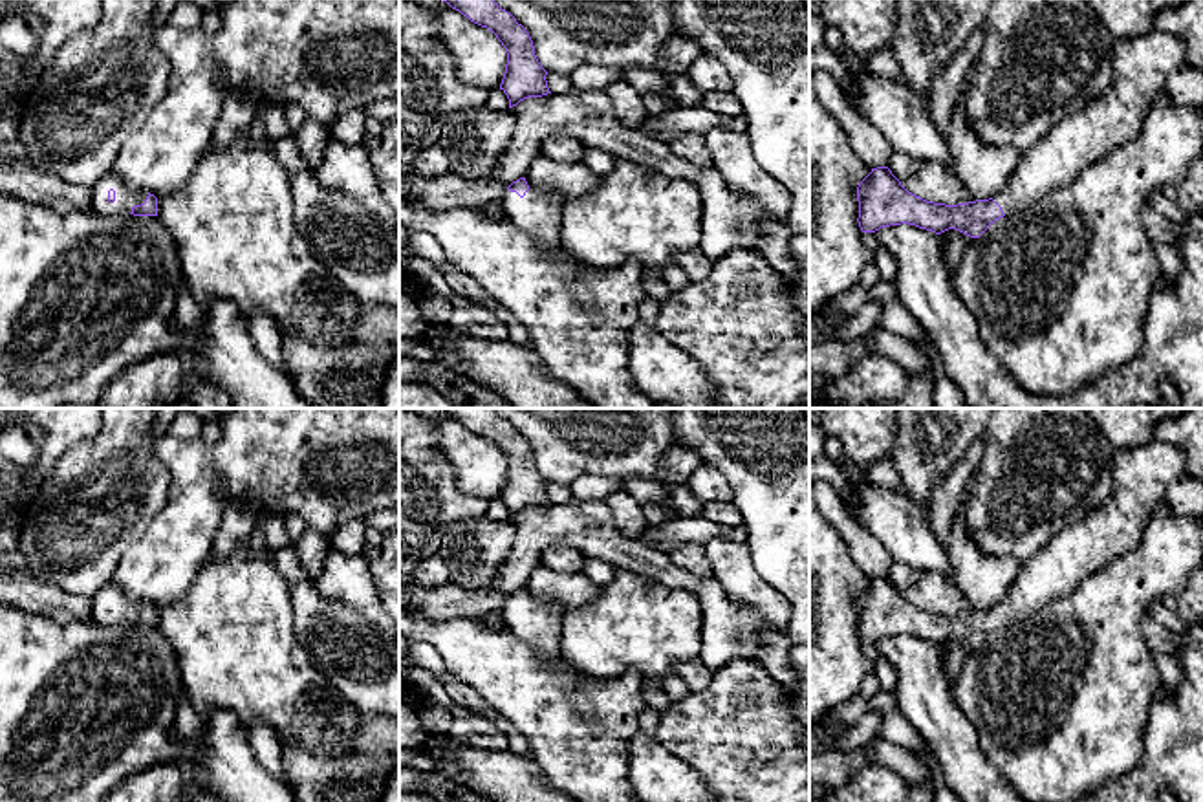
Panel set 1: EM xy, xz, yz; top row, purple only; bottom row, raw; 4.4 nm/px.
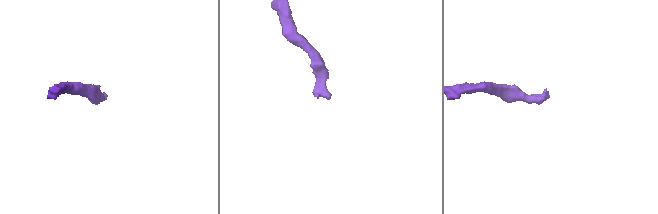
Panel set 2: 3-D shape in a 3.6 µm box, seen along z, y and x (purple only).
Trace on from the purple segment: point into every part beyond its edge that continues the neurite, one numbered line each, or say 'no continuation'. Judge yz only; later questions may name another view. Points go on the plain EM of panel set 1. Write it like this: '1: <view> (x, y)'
1: yz (1141, 475)

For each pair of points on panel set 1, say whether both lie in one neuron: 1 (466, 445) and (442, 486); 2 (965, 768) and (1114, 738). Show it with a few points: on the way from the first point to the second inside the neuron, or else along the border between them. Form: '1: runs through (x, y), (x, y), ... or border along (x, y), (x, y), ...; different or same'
1: border along (434, 427), (456, 484), (480, 498); different
2: border along (969, 724), (976, 733), (980, 751), (1009, 782); different

